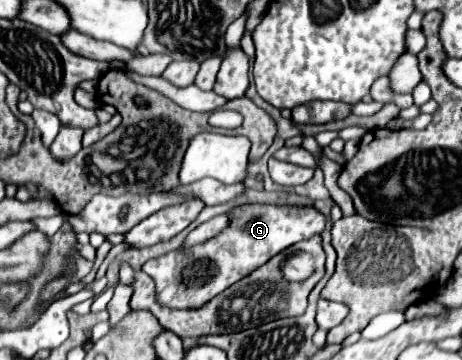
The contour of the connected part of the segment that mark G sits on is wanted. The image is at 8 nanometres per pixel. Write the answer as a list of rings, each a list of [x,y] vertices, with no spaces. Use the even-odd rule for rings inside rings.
[[[244,205],[234,209],[232,225],[200,247],[190,251],[178,249],[142,265],[142,271],[156,283],[156,301],[172,309],[198,309],[208,299],[228,289],[232,283],[262,267],[270,257],[286,247],[320,235],[326,217],[314,207],[276,207],[276,205]]]

